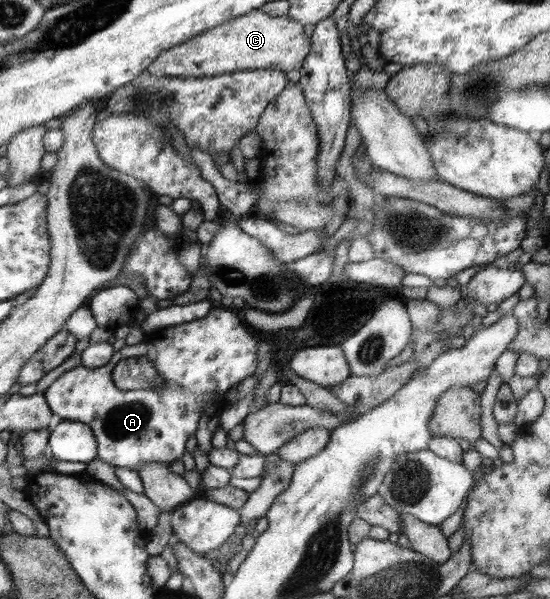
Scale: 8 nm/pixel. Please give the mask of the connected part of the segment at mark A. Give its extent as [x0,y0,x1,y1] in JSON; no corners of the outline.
[43,306,261,470]

